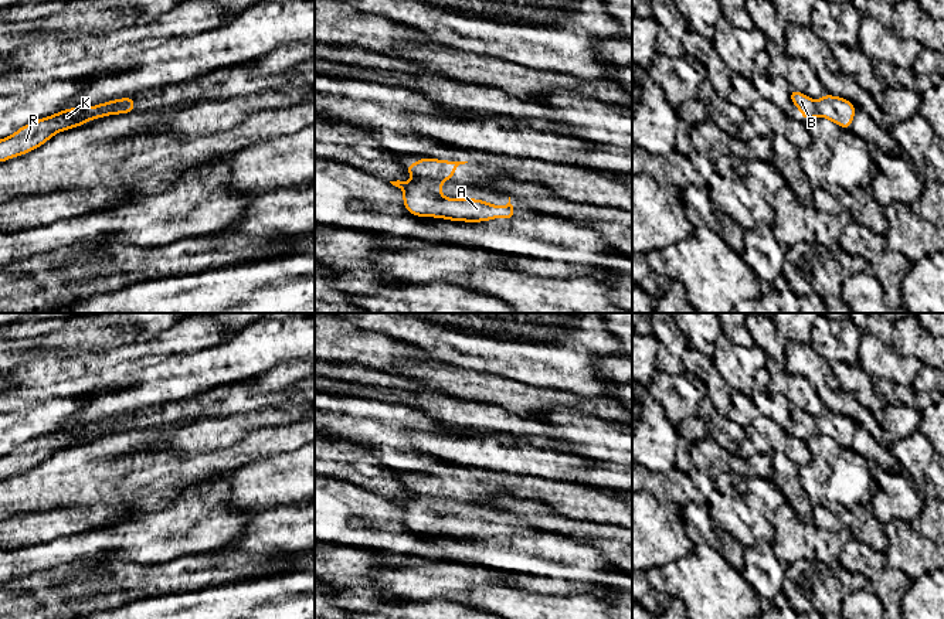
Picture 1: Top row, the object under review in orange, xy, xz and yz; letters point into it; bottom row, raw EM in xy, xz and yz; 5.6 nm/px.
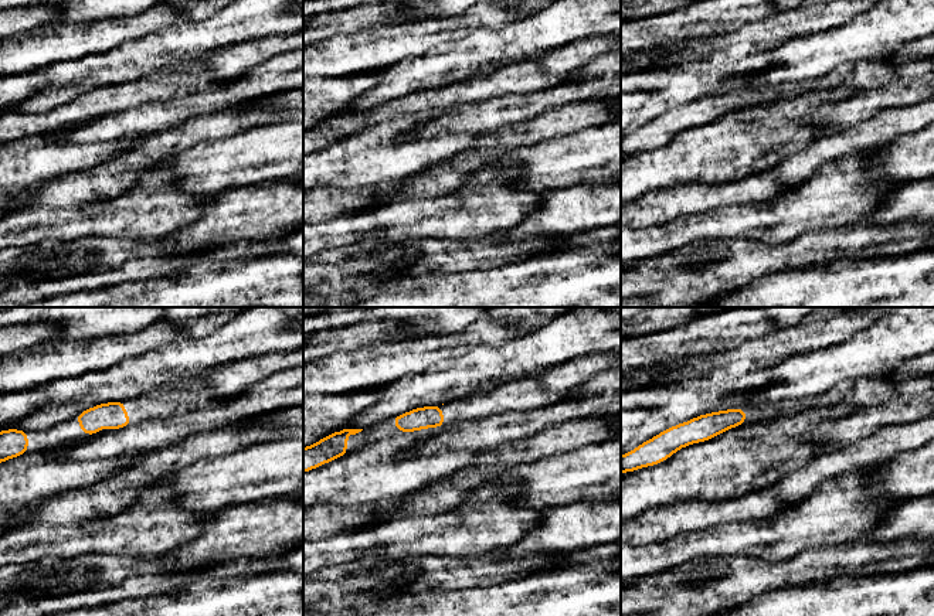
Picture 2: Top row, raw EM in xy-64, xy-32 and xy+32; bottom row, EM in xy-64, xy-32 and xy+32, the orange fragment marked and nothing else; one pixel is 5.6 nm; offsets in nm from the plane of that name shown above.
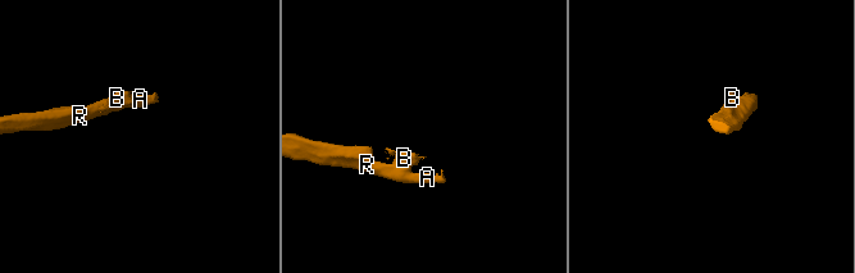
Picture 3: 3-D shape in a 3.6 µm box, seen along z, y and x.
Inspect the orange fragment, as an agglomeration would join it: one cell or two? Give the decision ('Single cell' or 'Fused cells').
Single cell

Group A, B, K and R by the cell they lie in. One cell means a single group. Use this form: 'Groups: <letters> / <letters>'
Groups: A B K R

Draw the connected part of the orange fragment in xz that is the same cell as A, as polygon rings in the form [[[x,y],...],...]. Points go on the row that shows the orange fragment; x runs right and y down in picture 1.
[[[421,157],[417,163],[408,163],[405,171],[415,178],[412,181],[390,181],[403,190],[403,207],[417,218],[432,217],[449,221],[483,222],[495,218],[516,218],[516,210],[509,203],[505,207],[478,198],[449,198],[441,194],[441,184],[452,180],[456,167],[468,161],[439,160]]]

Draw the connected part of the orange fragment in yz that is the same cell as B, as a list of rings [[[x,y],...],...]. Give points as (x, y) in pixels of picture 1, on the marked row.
[[[791,88],[790,101],[799,109],[804,122],[808,123],[815,116],[832,120],[842,129],[850,129],[856,113],[856,106],[846,98],[825,93],[819,101],[814,101],[798,89]]]

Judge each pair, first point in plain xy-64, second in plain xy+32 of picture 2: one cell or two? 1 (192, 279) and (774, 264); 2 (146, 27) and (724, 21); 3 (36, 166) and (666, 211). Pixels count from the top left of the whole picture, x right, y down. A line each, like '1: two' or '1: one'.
1: two
2: two
3: two

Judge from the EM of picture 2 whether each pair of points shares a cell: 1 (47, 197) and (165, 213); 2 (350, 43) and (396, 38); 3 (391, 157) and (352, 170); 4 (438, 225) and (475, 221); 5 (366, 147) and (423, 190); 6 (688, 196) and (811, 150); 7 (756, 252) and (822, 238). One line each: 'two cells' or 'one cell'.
1: two cells
2: one cell
3: one cell
4: one cell
5: two cells
6: one cell
7: one cell

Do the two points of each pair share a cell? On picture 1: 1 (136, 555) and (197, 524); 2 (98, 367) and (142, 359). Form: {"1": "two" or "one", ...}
{"1": "one", "2": "one"}

